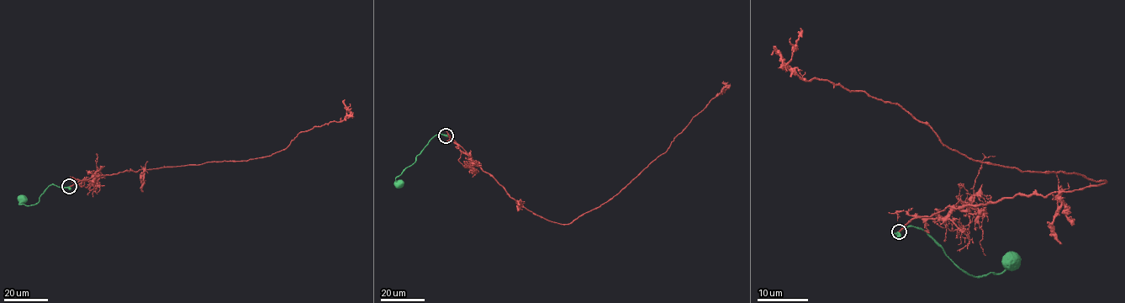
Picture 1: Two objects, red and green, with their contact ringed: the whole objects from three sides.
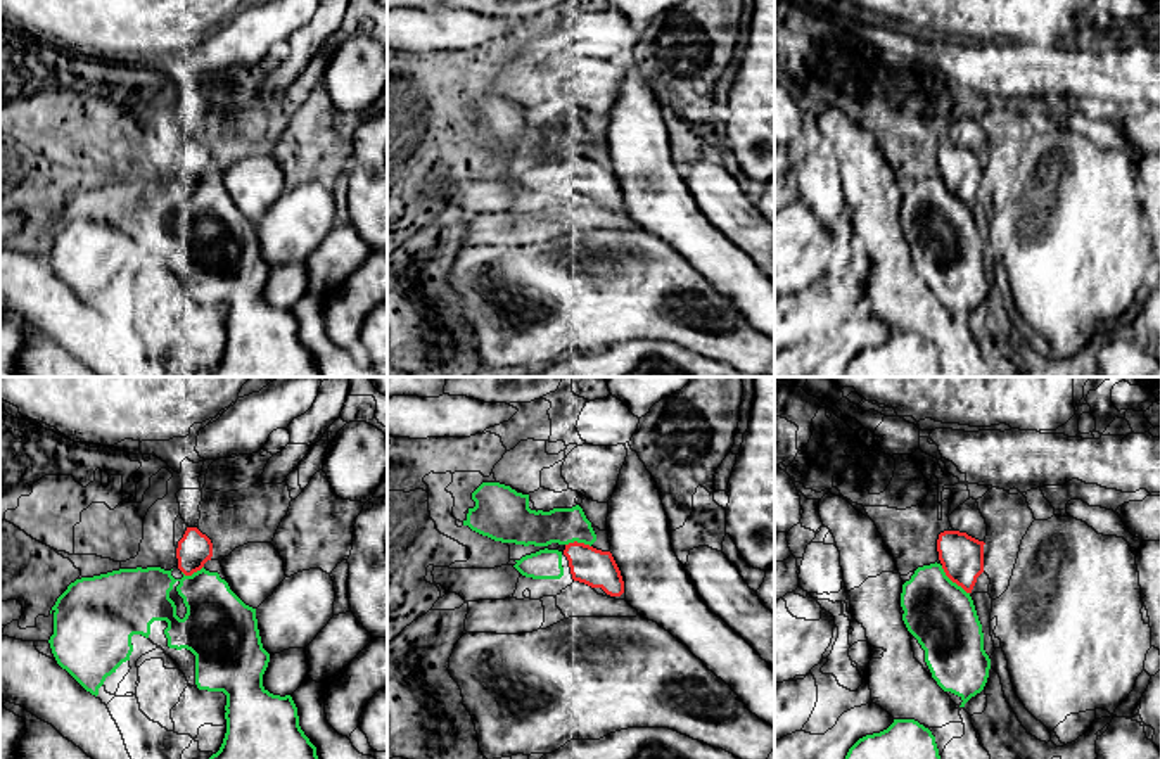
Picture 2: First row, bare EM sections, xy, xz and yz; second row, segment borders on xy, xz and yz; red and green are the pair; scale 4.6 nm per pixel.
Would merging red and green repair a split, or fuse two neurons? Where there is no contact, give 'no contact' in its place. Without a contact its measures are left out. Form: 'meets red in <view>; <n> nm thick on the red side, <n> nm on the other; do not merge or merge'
meets red in yz; 200 nm thick on the red side, 320 nm on the other; merge

